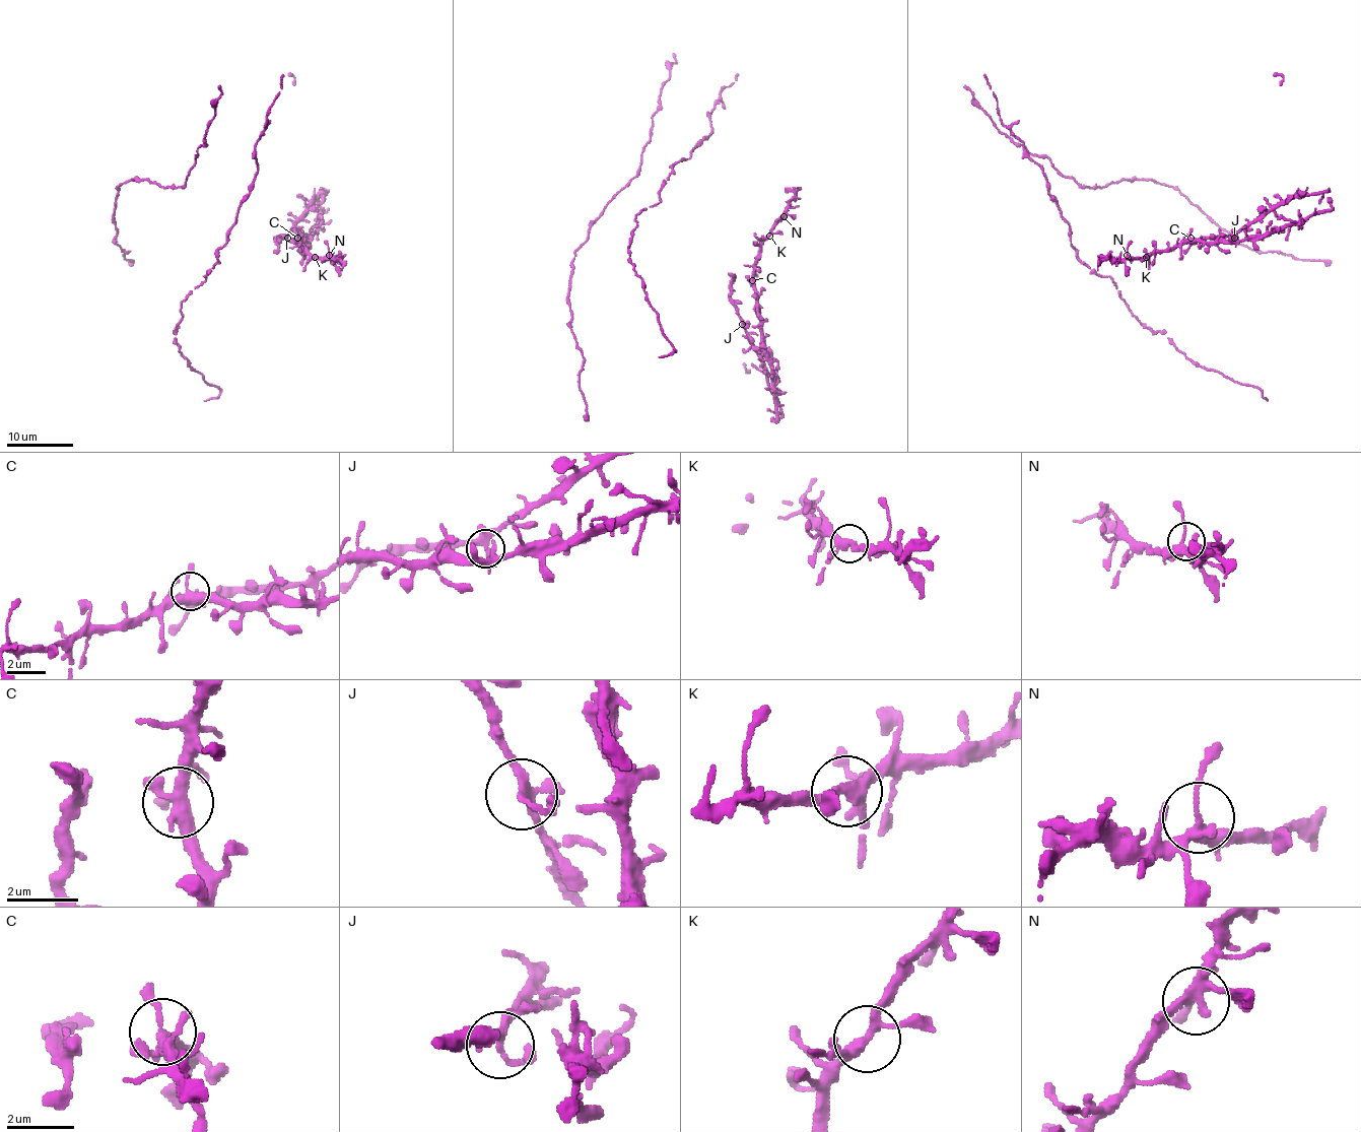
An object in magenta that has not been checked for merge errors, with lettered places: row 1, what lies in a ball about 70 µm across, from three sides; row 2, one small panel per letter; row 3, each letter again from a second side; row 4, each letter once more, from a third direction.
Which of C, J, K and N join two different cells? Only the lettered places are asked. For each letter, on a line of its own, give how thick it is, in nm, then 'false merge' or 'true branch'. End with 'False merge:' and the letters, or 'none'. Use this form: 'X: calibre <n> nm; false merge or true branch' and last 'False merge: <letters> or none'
C: calibre 340 nm; true branch
J: calibre 240 nm; true branch
K: calibre 280 nm; true branch
N: calibre 220 nm; true branch
False merge: none

